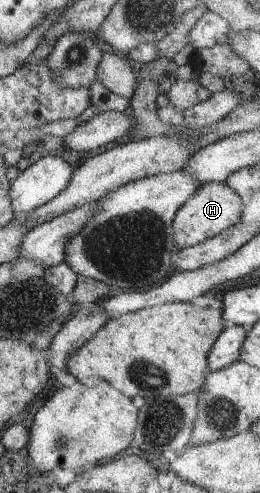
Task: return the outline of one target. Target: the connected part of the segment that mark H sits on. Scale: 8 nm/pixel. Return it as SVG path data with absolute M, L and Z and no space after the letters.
M226 182L202 183L192 197L178 209L173 219L173 236L177 250L193 246L218 235L240 221L242 198Z

